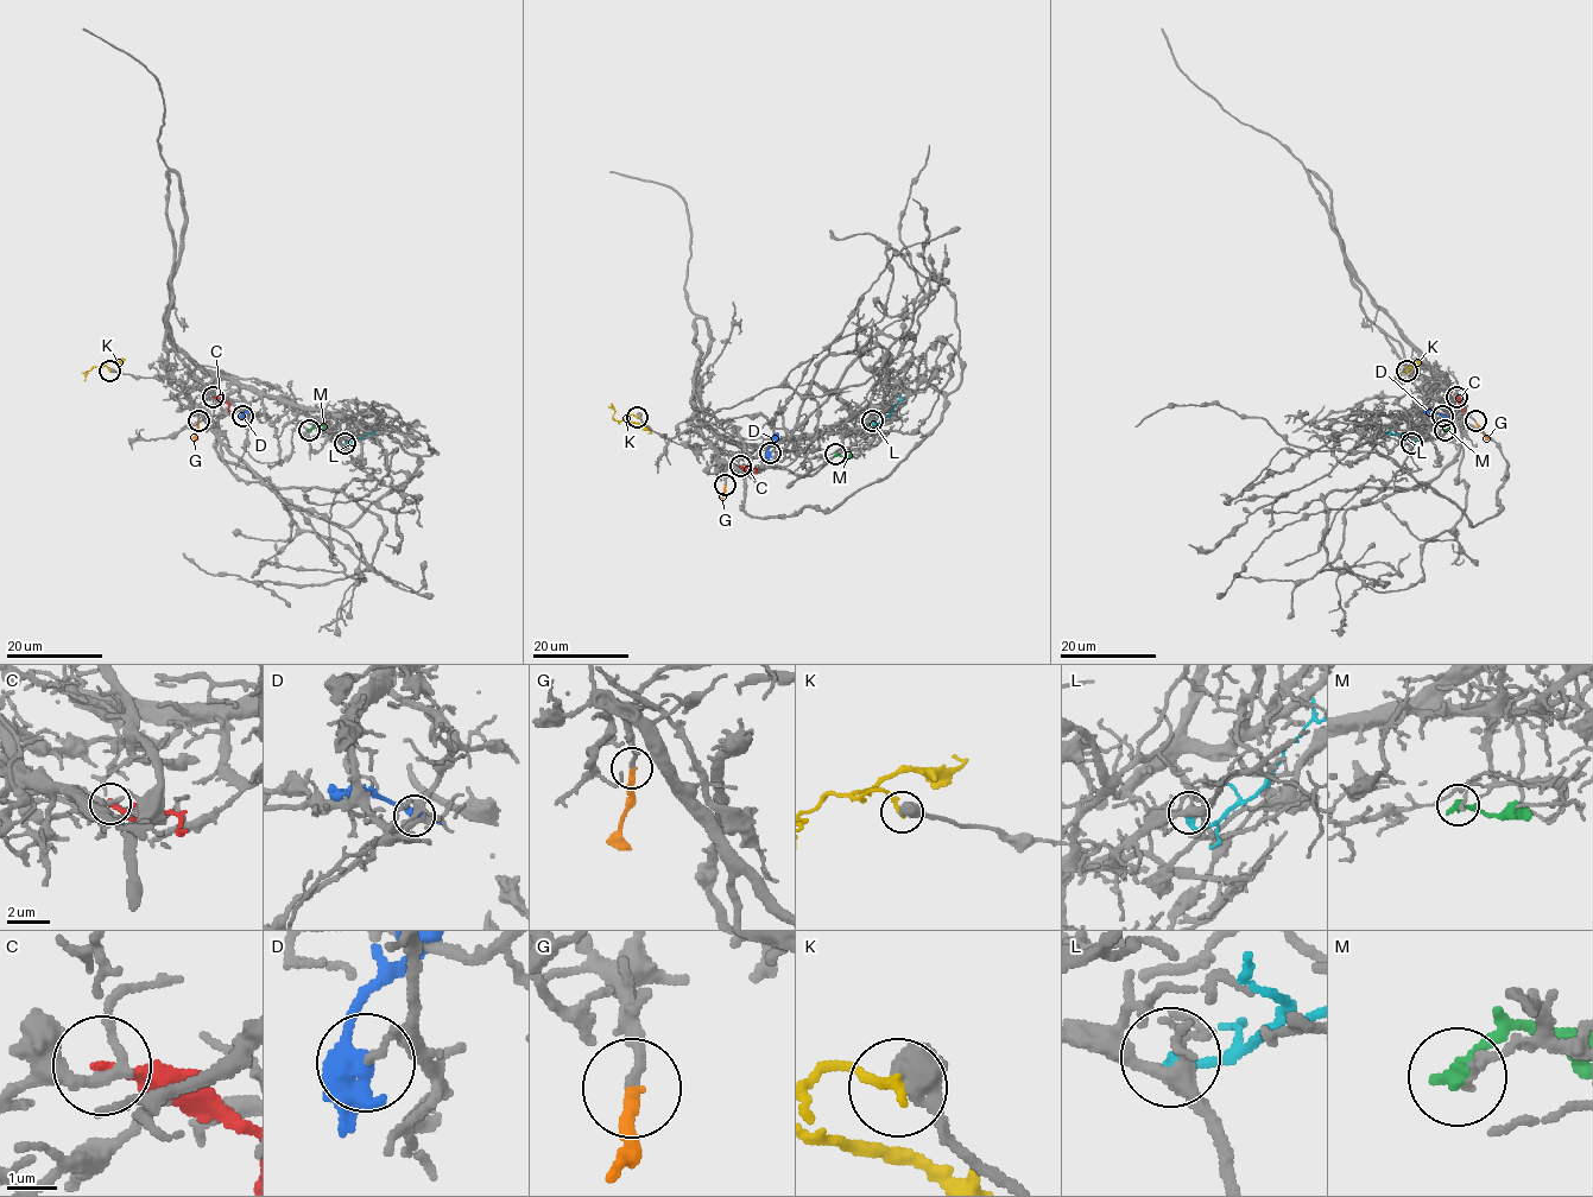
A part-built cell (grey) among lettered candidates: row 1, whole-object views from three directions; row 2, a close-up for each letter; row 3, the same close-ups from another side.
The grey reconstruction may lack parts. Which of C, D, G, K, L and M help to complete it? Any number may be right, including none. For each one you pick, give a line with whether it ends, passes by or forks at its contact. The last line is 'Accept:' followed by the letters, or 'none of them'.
G: it ends there
Accept: G

